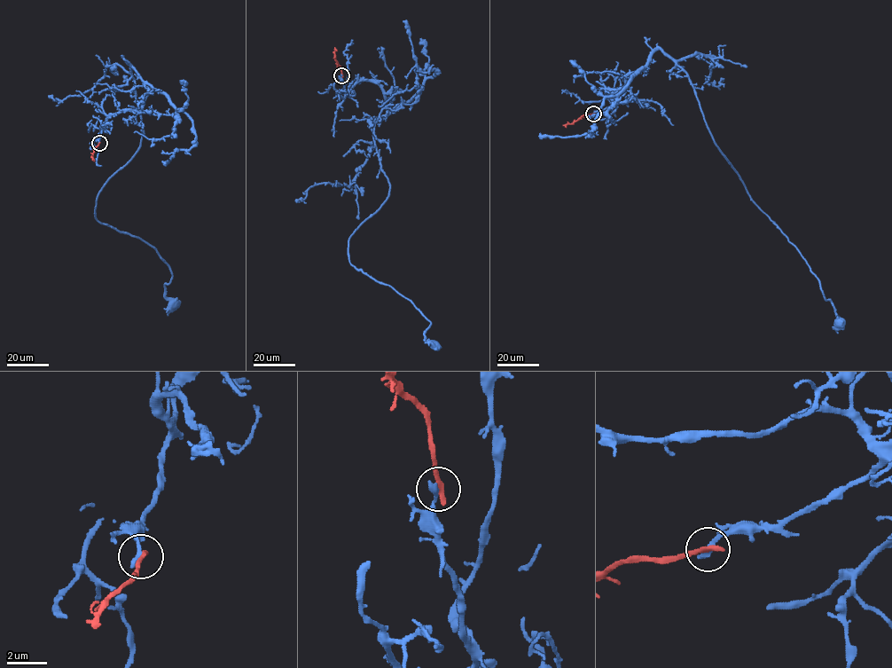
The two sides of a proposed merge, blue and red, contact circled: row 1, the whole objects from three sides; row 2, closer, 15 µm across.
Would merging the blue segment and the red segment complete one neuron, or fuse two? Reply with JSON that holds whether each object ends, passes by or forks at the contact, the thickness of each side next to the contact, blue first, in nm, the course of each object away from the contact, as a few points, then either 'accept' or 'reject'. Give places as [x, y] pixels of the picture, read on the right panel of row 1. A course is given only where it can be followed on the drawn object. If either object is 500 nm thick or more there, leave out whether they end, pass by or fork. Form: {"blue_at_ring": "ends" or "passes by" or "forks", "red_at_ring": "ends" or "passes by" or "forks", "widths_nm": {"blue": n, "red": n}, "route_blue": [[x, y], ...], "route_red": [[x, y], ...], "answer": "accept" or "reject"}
{"blue_at_ring": "ends", "red_at_ring": "ends", "widths_nm": {"blue": 360, "red": 320}, "route_blue": [[593, 113], [614, 100], [604, 87], [621, 88], [661, 48], [840, 322]], "route_red": [[593, 113], [583, 114], [563, 125]], "answer": "reject"}

